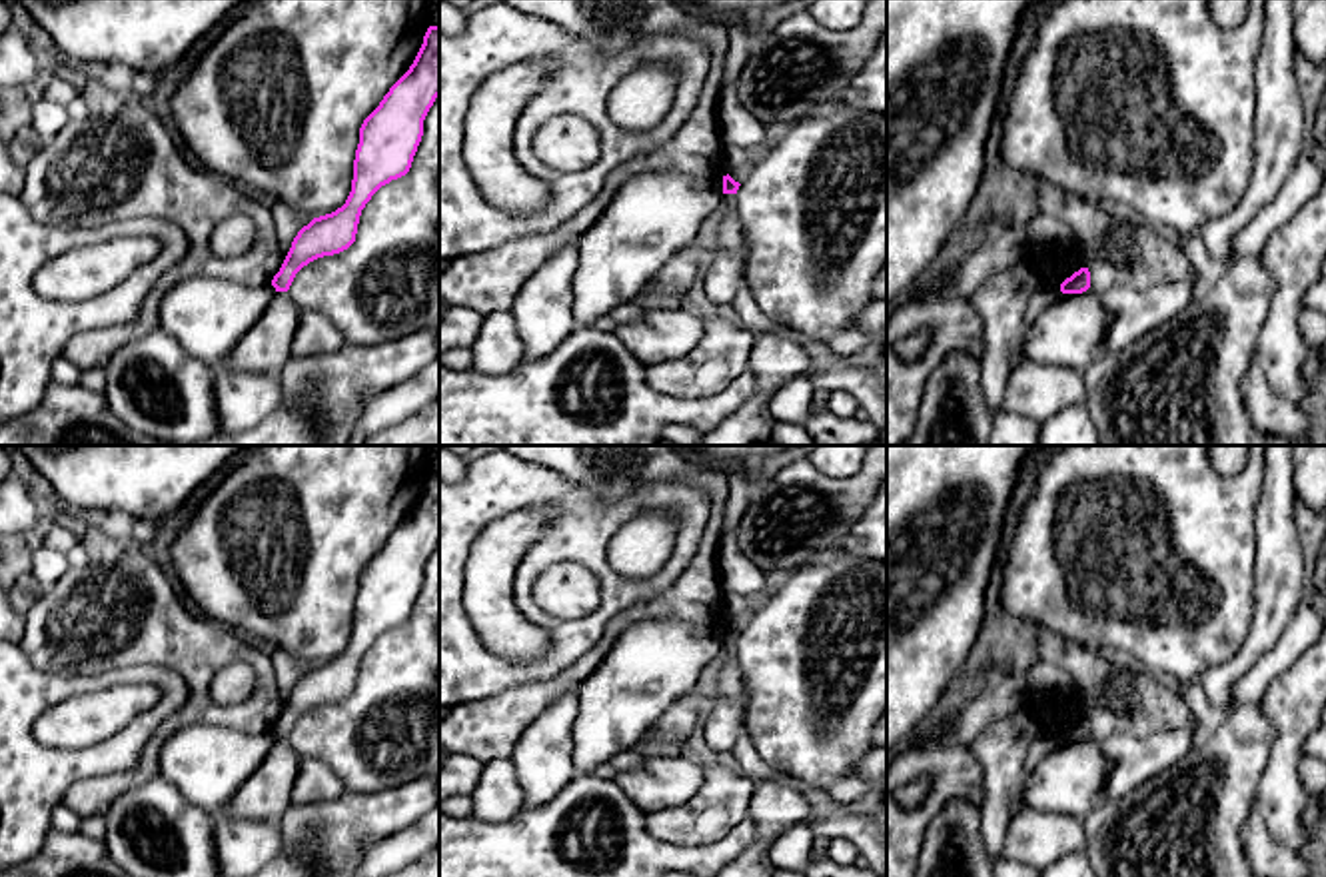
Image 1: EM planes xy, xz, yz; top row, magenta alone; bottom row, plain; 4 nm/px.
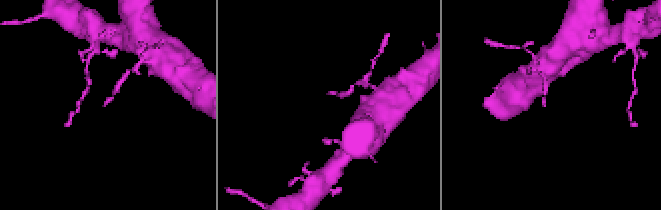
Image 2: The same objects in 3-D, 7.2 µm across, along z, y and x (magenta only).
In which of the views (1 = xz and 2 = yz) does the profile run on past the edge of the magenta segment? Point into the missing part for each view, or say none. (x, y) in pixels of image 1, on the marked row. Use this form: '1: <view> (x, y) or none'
1: none
2: none

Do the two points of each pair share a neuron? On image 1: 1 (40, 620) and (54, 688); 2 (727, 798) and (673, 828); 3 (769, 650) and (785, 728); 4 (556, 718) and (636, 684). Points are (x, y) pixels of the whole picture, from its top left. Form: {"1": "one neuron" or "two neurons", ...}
{"1": "two neurons", "2": "one neuron", "3": "one neuron", "4": "two neurons"}

